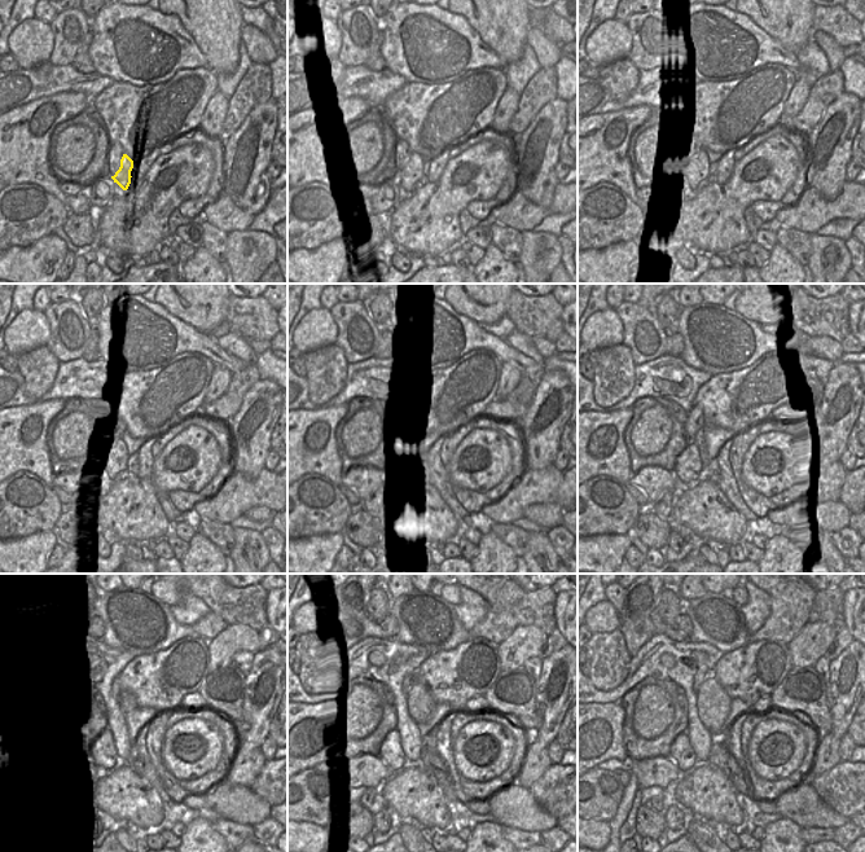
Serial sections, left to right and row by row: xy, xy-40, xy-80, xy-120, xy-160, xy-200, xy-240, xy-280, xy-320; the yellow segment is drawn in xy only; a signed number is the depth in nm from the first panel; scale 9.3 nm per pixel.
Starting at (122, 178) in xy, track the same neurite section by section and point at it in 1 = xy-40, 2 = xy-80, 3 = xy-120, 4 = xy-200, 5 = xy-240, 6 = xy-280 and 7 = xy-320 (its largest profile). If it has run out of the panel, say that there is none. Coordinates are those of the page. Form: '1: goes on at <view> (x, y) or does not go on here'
1: goes on at xy-40 (408, 178)
2: goes on at xy-80 (698, 175)
3: goes on at xy-120 (119, 469)
4: goes on at xy-200 (688, 469)
5: goes on at xy-240 (104, 754)
6: goes on at xy-280 (390, 751)
7: goes on at xy-320 (681, 752)

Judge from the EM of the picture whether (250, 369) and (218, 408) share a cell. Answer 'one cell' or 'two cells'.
one cell

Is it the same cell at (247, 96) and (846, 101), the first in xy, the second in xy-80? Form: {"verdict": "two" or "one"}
{"verdict": "two"}

